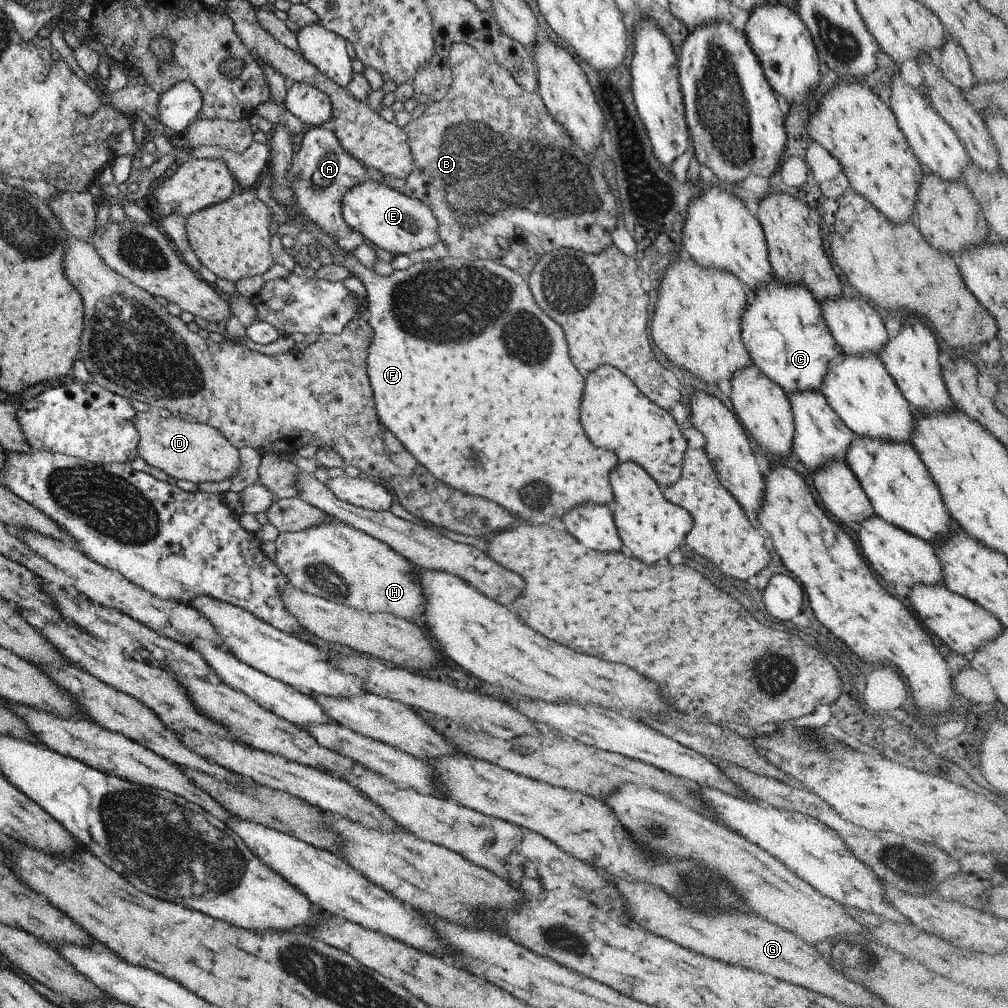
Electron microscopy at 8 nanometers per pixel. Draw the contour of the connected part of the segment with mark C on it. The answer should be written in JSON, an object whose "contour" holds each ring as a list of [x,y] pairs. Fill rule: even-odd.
{"contour":[[[774,278],[752,292],[751,302],[744,306],[740,316],[740,337],[751,362],[767,375],[785,394],[793,391],[819,391],[820,382],[826,373],[826,366],[840,359],[836,342],[825,326],[818,302],[803,285],[782,283]]]}

